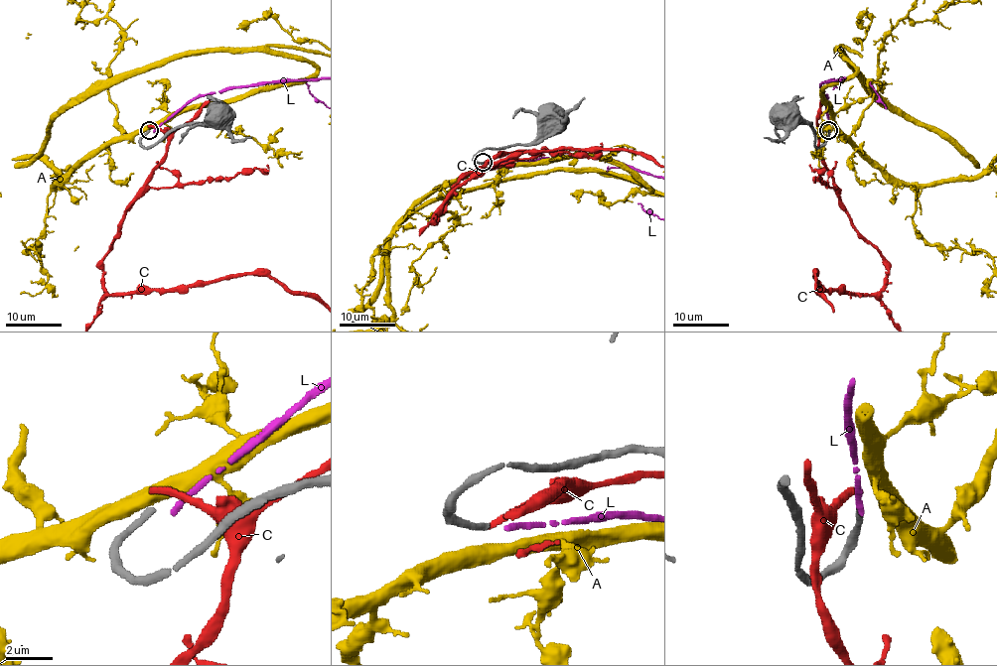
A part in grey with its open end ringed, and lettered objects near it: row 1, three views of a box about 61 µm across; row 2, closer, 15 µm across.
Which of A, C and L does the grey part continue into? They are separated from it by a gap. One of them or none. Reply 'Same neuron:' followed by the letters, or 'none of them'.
Same neuron: none of them

